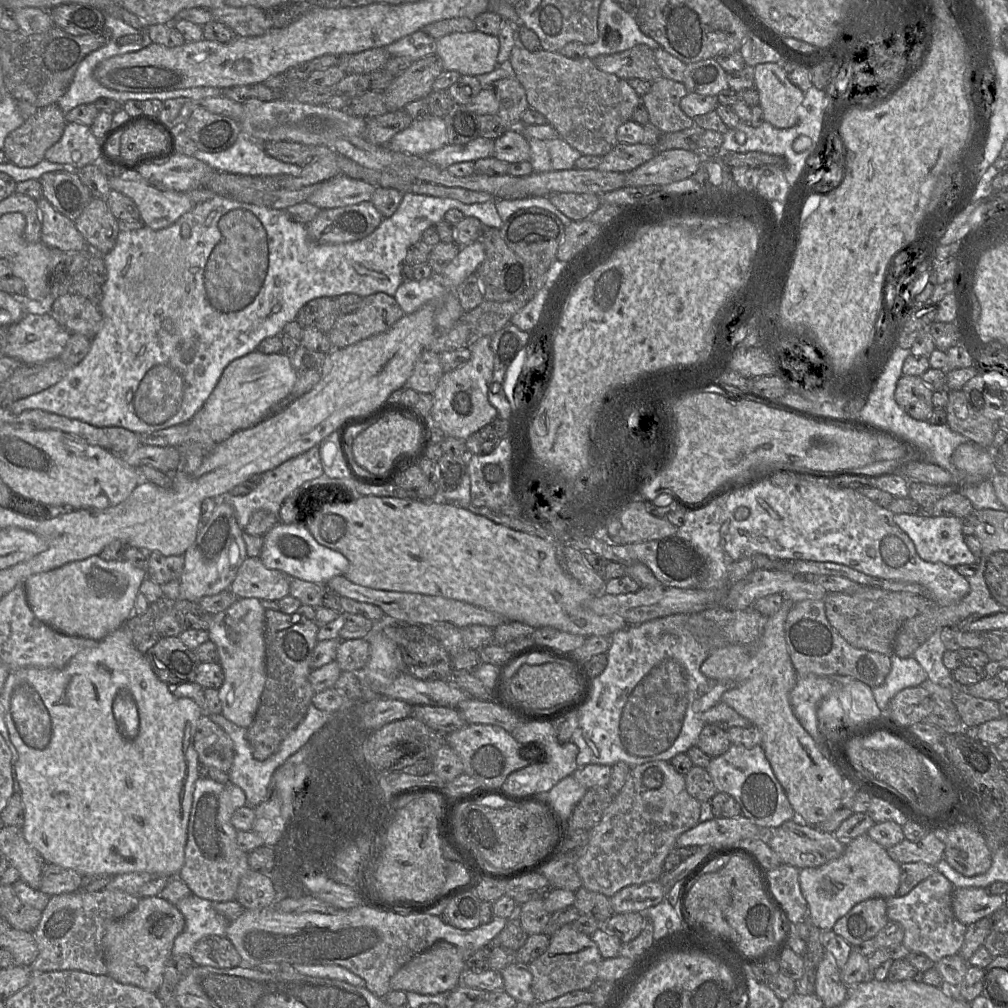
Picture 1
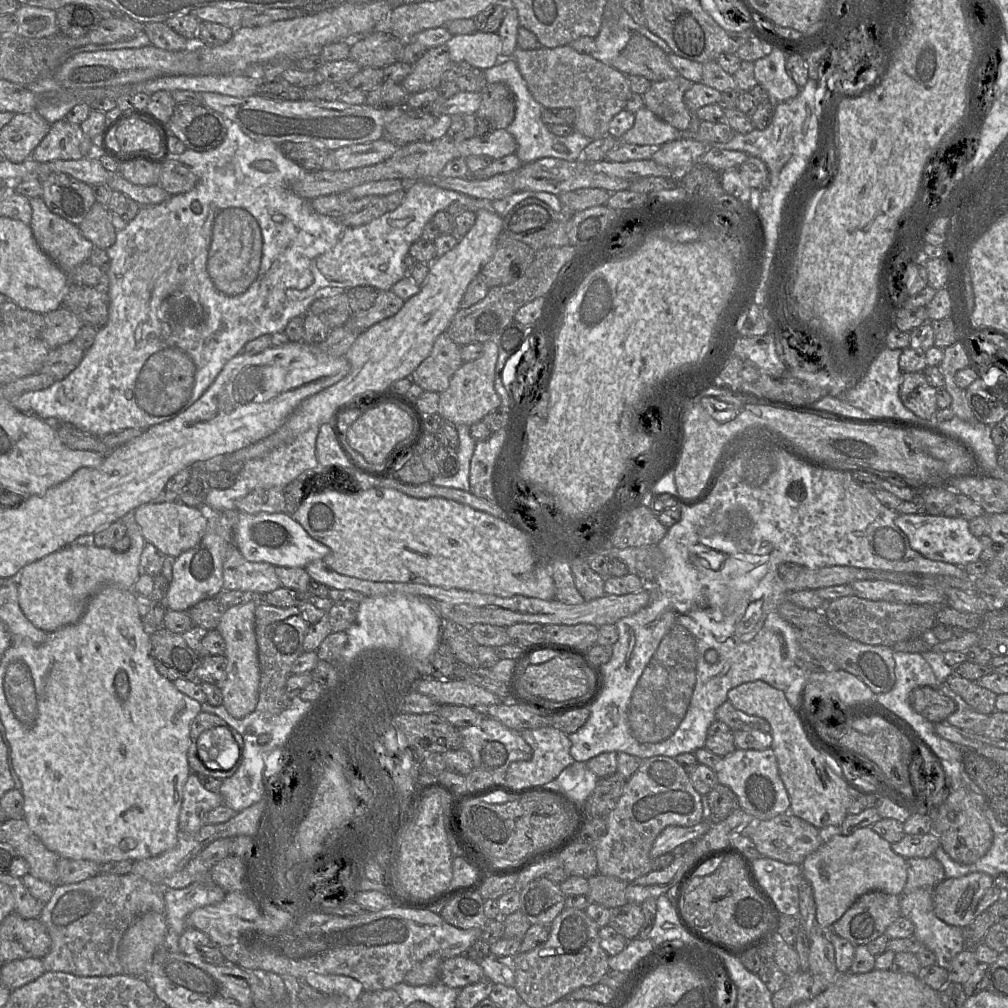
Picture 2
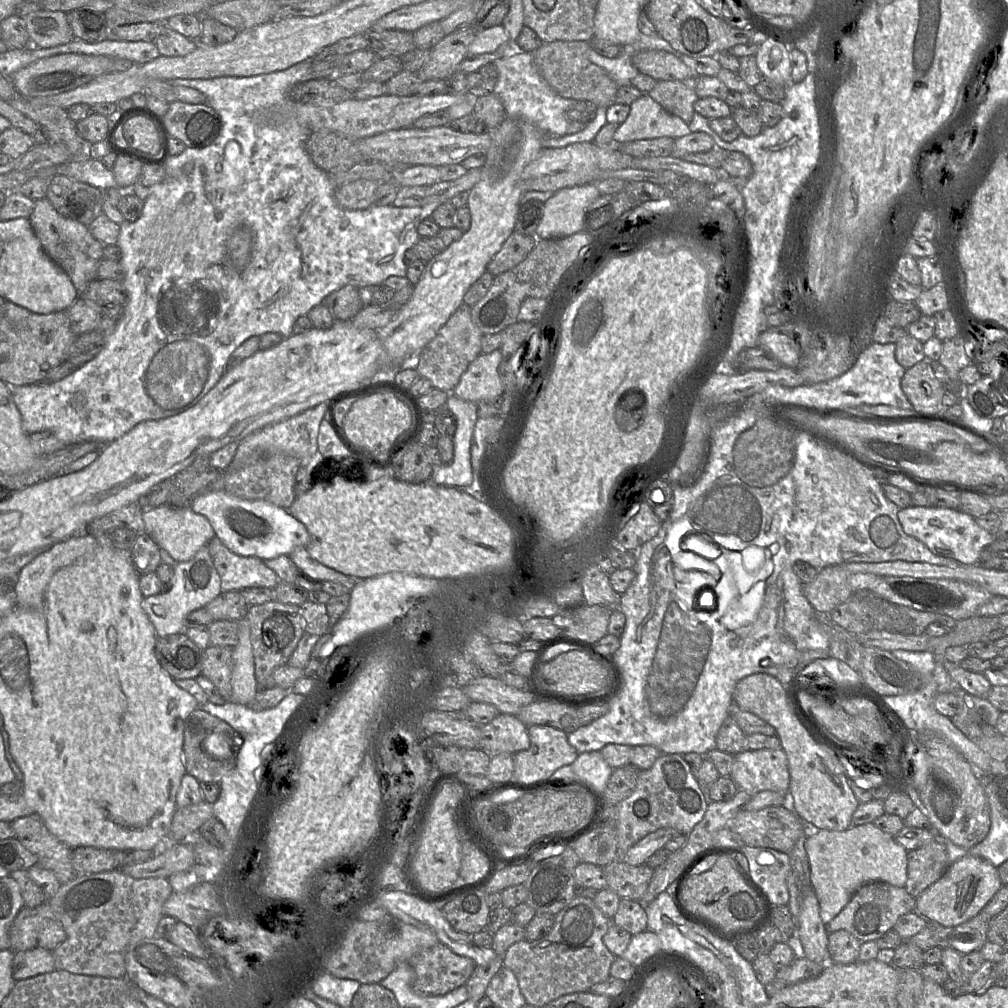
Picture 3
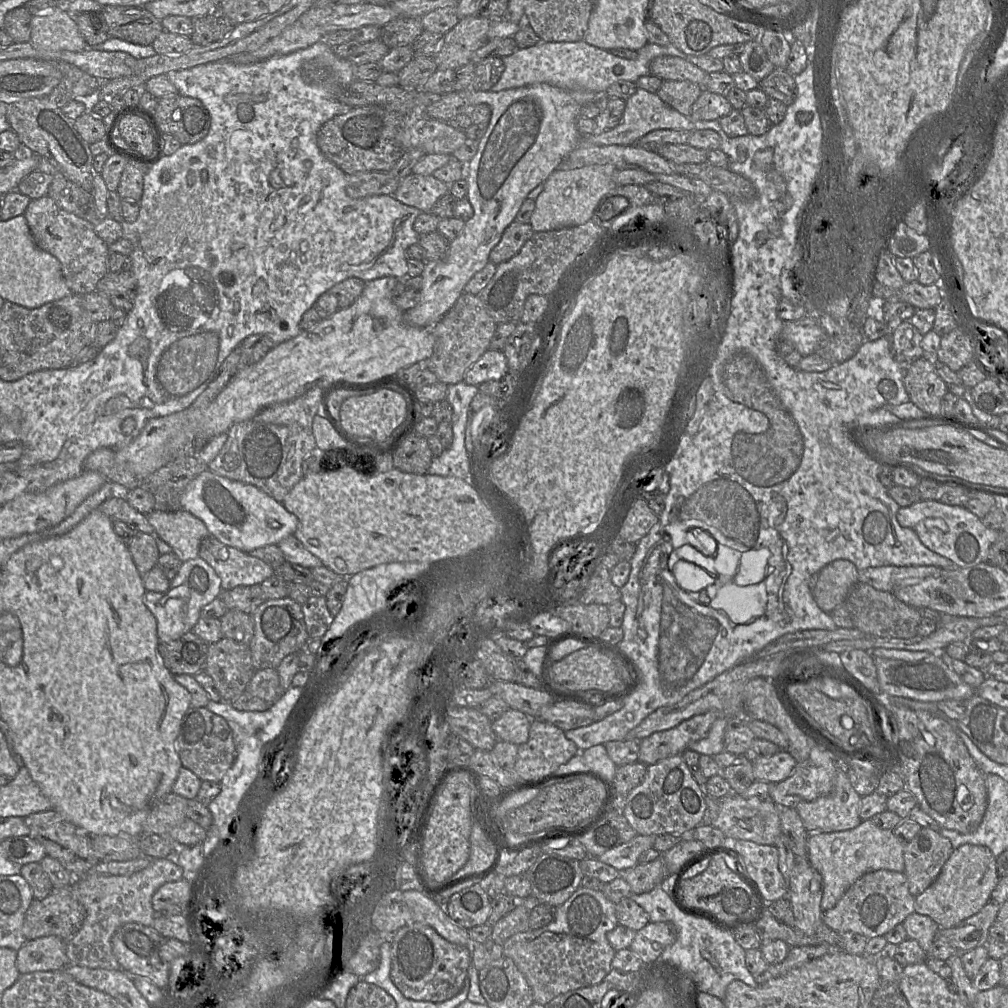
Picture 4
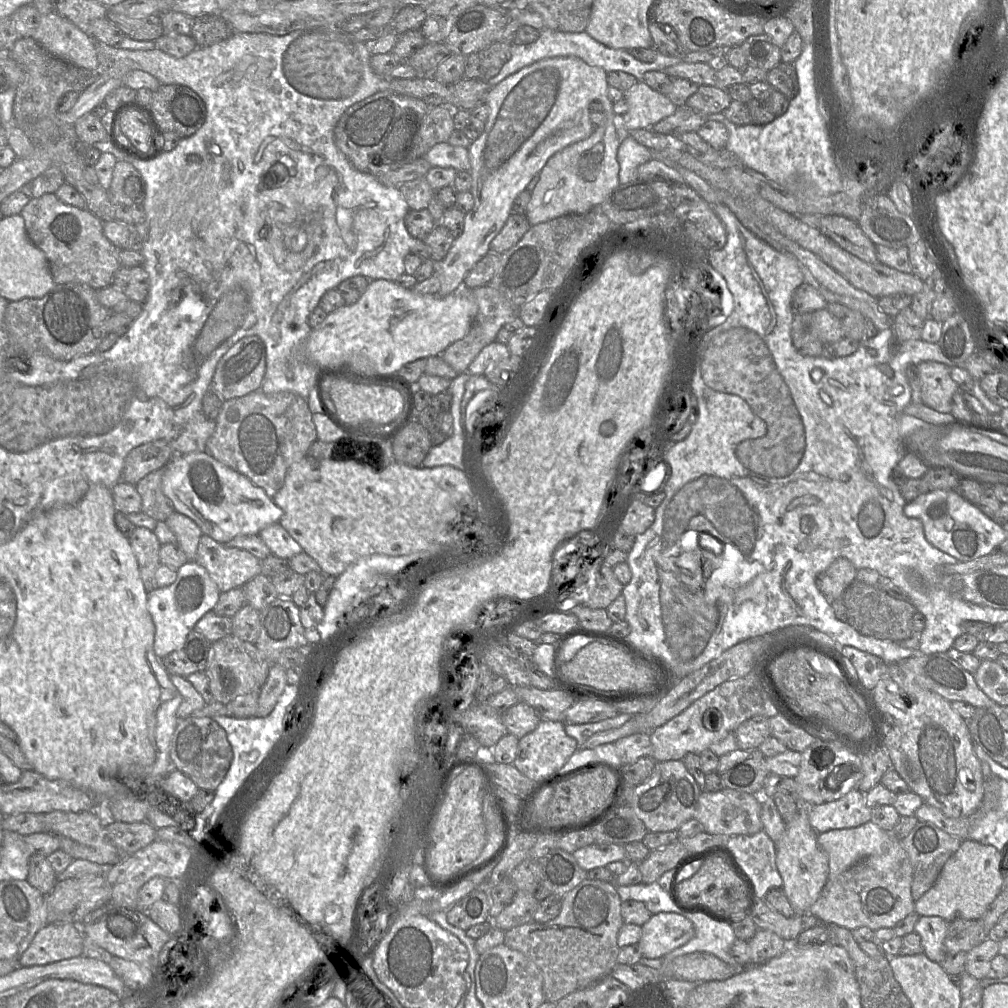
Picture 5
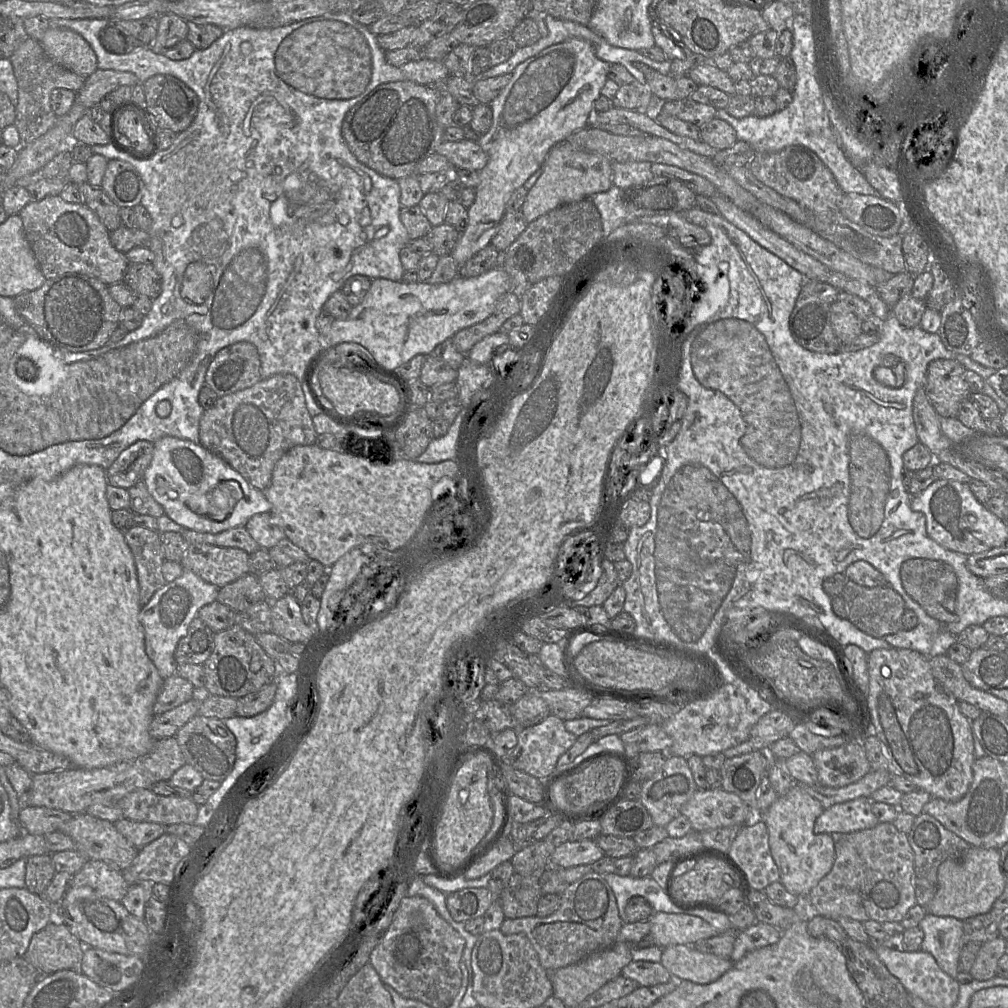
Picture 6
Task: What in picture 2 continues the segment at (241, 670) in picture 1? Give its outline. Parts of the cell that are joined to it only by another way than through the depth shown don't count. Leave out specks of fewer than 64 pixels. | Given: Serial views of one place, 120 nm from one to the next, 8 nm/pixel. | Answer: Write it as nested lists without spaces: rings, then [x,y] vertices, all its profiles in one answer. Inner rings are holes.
[[[258,601],[227,608],[216,629],[225,642],[226,679],[220,690],[223,706],[234,718],[244,718],[256,710],[260,684],[258,646],[255,635],[255,609]]]

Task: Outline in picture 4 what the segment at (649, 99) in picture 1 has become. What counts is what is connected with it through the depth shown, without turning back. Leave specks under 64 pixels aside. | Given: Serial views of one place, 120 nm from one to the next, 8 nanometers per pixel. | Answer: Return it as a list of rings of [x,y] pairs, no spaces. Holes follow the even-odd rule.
[[[663,81],[656,94],[669,107],[690,117],[691,107],[700,96],[703,87],[690,81]]]

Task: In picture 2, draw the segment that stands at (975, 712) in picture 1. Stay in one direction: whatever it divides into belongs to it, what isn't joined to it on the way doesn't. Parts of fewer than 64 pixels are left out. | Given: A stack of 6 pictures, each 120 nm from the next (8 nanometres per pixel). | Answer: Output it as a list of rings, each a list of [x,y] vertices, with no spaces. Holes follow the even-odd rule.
[[[956,672],[948,676],[945,685],[962,699],[976,712],[990,715],[995,711],[995,702],[997,695],[979,686],[975,681],[961,677]]]

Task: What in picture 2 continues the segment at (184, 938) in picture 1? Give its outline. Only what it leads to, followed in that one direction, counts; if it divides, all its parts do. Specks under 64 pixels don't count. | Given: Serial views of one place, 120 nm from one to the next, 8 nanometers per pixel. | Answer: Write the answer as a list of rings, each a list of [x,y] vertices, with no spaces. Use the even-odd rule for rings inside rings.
[[[210,876],[187,887],[165,889],[165,918],[170,930],[179,936],[188,928],[187,917],[197,908],[214,905],[225,897],[224,890]]]

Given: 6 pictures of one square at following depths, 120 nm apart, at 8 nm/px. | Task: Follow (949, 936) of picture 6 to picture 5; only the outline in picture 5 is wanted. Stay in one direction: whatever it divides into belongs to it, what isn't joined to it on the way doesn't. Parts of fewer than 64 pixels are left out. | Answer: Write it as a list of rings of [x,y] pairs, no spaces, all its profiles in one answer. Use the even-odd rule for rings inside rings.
[[[920,916],[914,932],[921,937],[923,953],[936,963],[941,963],[947,955],[944,941],[949,922],[938,916]]]

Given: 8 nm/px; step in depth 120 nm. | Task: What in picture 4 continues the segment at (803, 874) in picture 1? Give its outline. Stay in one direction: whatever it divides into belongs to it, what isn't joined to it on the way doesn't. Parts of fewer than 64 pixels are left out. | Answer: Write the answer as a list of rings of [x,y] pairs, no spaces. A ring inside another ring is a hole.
[[[870,819],[851,829],[838,832],[809,833],[807,858],[810,865],[818,871],[823,881],[821,910],[832,909],[848,888],[863,875],[877,871],[905,871],[904,845],[893,831],[881,829]]]

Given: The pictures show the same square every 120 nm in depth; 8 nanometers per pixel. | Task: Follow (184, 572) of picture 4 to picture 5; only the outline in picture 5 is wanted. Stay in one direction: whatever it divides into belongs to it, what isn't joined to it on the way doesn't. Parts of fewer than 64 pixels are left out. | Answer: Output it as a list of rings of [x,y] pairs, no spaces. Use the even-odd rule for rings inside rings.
[[[187,561],[177,571],[176,580],[167,587],[156,588],[148,593],[147,607],[155,624],[153,650],[159,659],[180,649],[196,623],[209,611],[213,611],[220,590],[207,570],[195,561]]]

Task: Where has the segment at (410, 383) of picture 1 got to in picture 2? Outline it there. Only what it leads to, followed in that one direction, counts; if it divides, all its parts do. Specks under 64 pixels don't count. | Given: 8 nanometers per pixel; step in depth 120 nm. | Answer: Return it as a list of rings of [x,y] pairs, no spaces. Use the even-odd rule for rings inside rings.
[[[445,331],[434,342],[429,355],[411,375],[412,382],[424,391],[441,393],[446,390],[456,370],[463,364],[461,347]]]

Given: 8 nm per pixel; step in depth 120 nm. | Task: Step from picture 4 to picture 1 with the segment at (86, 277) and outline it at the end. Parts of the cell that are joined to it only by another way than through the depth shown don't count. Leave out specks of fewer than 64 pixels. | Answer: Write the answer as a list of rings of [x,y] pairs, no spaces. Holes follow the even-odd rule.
[[[44,197],[36,201],[41,214],[41,241],[46,246],[61,251],[82,251],[89,248],[72,220],[58,212]]]

